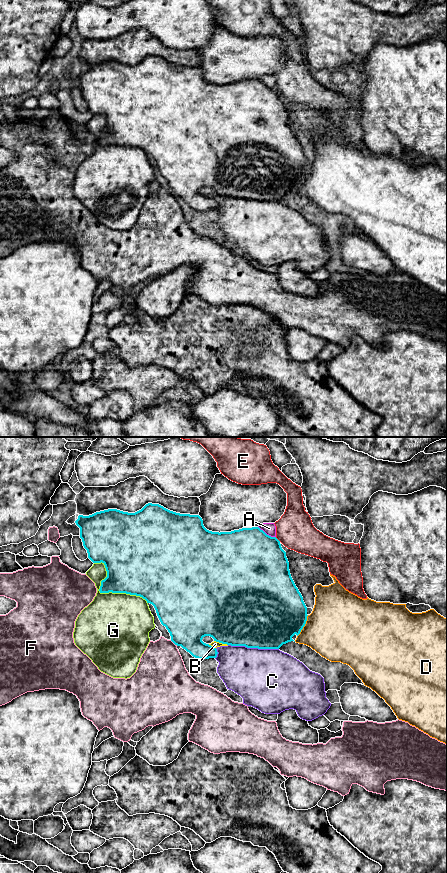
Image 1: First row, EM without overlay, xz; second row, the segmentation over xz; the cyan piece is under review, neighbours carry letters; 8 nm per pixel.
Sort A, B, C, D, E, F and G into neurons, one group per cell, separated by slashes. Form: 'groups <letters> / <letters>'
groups A / B C / D / E / F / G

